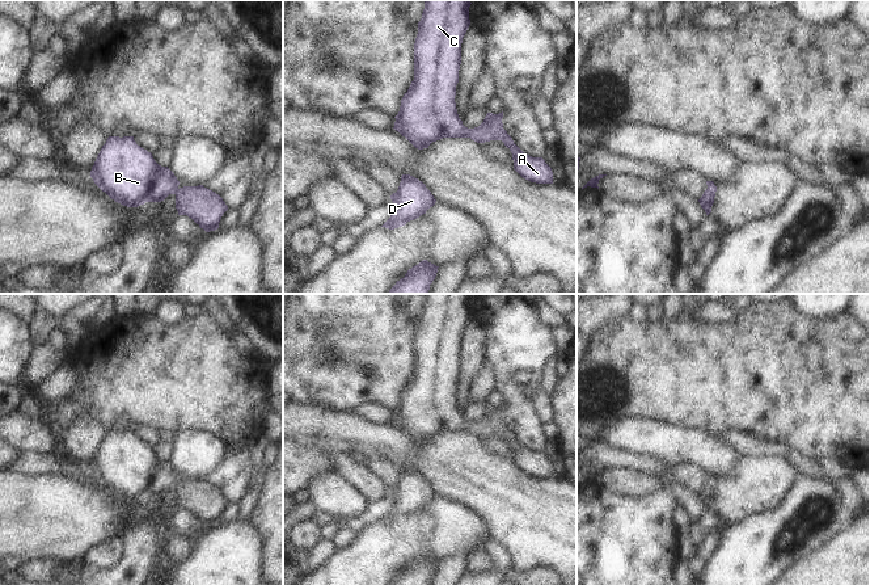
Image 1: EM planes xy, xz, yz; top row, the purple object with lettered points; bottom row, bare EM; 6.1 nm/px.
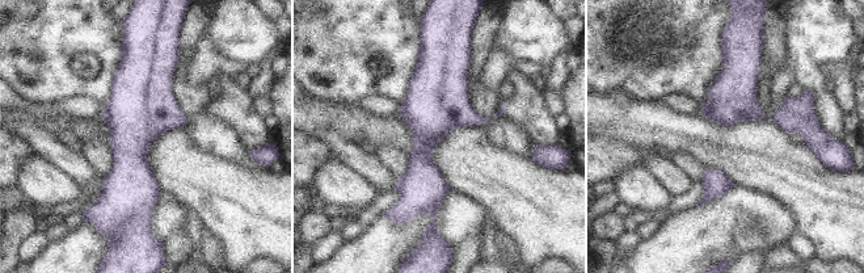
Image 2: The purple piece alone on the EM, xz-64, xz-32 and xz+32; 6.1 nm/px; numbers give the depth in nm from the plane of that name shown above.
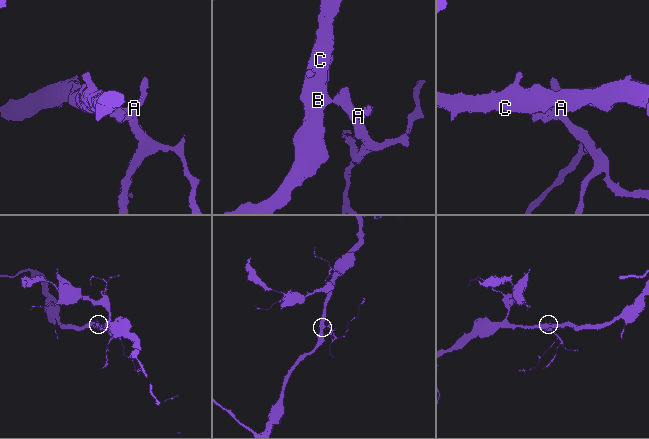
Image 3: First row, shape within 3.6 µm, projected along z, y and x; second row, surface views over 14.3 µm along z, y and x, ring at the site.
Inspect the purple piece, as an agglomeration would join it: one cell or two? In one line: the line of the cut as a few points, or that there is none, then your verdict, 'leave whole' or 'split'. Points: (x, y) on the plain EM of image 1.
no cut; leave whole

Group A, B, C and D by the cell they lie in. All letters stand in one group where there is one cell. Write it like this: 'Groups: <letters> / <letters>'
Groups: A B C D

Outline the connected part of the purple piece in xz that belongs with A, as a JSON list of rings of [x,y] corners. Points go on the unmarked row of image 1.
[[[425,294],[414,337],[414,374],[401,393],[393,422],[418,443],[443,432],[470,432],[477,437],[502,434],[523,472],[553,477],[553,466],[545,454],[525,449],[503,422],[503,405],[487,407],[474,422],[465,421],[459,412],[455,390],[470,298],[470,294]]]

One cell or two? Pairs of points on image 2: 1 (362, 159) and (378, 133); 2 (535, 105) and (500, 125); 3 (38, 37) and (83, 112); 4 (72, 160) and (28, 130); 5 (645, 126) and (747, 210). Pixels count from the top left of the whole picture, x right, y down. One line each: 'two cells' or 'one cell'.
1: two cells
2: two cells
3: two cells
4: one cell
5: two cells

